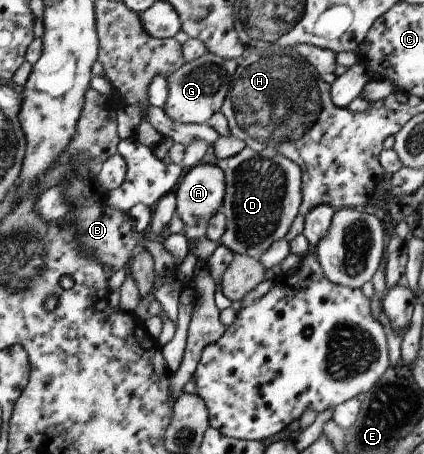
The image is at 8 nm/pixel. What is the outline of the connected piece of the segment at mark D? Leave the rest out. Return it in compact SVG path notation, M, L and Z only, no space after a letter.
M266 145L259 151L245 146L234 156L218 159L215 164L222 169L225 182L220 209L225 216L225 230L219 238L219 244L224 245L231 253L245 254L257 259L273 242L283 238L298 214L301 201L301 170L289 158L278 153L272 145Z

